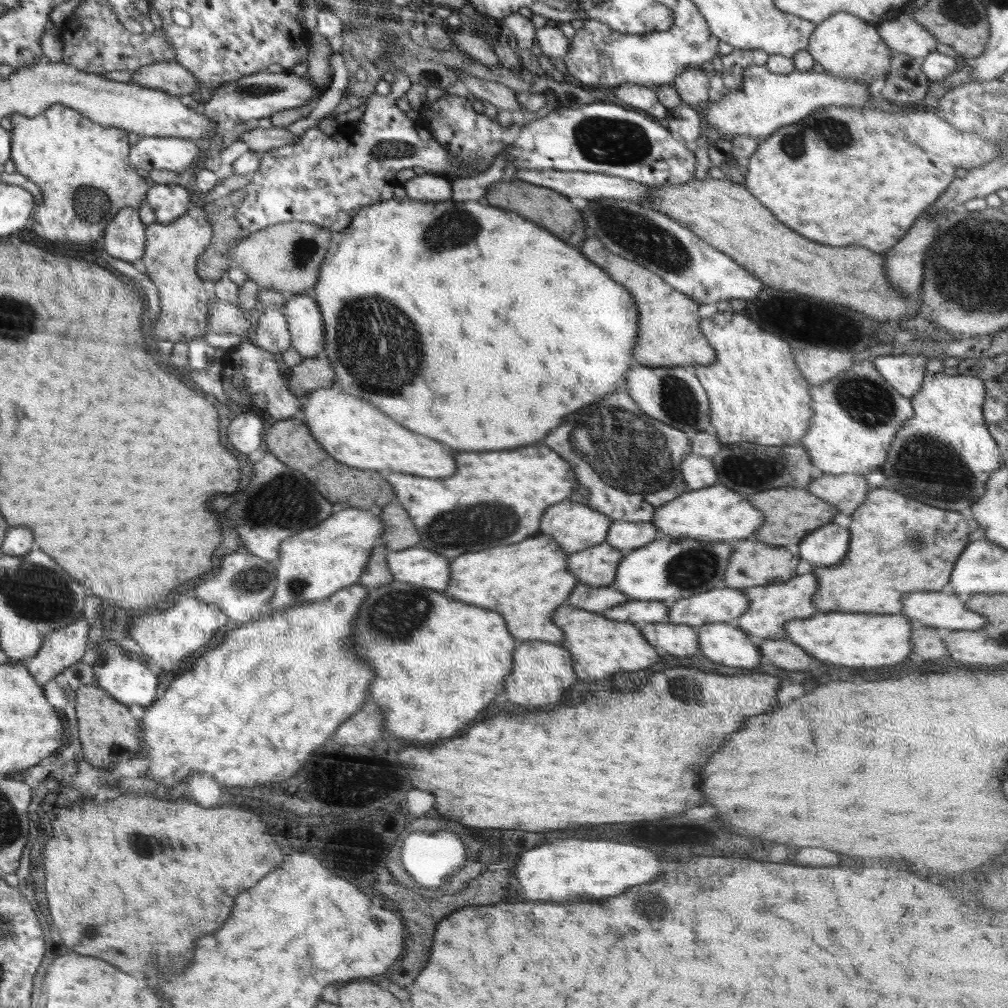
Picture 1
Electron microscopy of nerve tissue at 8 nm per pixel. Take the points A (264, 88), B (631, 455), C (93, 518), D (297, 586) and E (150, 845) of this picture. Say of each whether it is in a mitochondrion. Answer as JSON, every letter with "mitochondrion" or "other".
{"A":"mitochondrion","B":"mitochondrion","C":"other","D":"mitochondrion","E":"mitochondrion"}

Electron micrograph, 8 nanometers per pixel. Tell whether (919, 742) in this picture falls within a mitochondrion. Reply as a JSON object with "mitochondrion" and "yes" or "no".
{"mitochondrion":"no"}

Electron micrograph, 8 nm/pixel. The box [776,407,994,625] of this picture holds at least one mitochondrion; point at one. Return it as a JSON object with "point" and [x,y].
{"point":[932,468]}

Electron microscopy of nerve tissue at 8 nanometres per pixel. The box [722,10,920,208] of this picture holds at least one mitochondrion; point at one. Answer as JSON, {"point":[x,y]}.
{"point":[831,133]}

